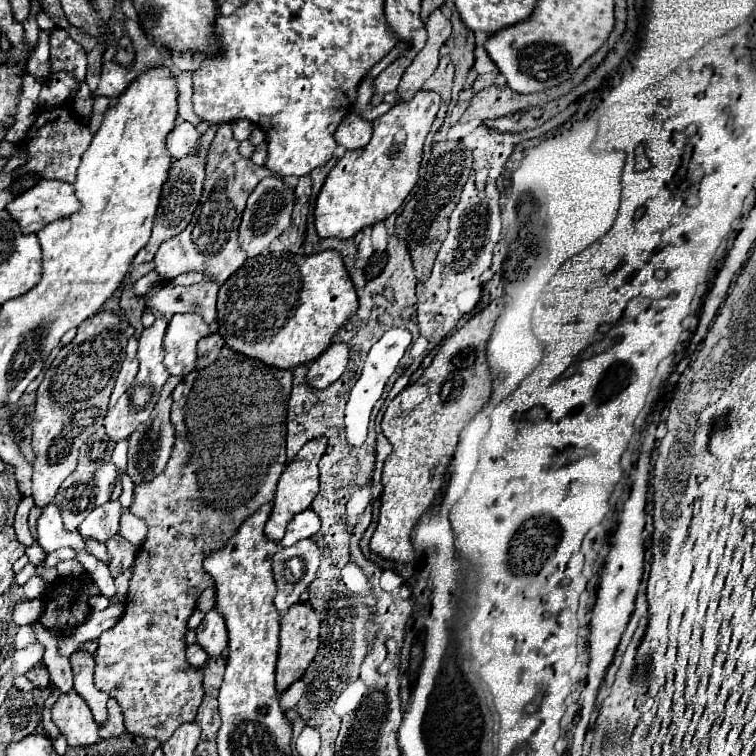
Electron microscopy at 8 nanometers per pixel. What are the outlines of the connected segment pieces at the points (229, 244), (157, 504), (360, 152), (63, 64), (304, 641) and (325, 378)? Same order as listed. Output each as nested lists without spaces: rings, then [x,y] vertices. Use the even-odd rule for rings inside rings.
[[[219,125],[217,135],[207,151],[207,177],[201,203],[197,205],[197,211],[187,229],[161,243],[153,259],[155,271],[161,275],[161,279],[171,281],[181,273],[201,271],[205,277],[215,279],[217,283],[225,283],[245,263],[247,255],[237,243],[237,227],[241,223],[247,197],[263,177],[273,177],[277,173],[269,171],[267,167],[255,167],[249,159],[239,155],[237,147],[239,143],[233,139],[231,125]]]
[[[213,333],[205,339],[199,341],[199,357],[197,357],[197,367],[195,371],[191,371],[187,377],[183,377],[183,381],[177,385],[177,389],[173,391],[173,409],[171,409],[171,421],[175,425],[175,447],[171,453],[171,459],[167,463],[167,469],[157,475],[151,483],[143,483],[135,487],[135,501],[131,505],[131,513],[137,515],[139,519],[143,519],[149,525],[149,533],[145,543],[139,547],[137,559],[133,561],[133,577],[131,577],[131,585],[129,585],[129,593],[127,593],[127,603],[125,603],[125,613],[123,617],[107,631],[103,631],[103,635],[99,637],[99,649],[97,649],[97,665],[95,665],[95,685],[99,691],[105,691],[109,697],[117,699],[117,703],[121,705],[123,717],[125,717],[125,727],[131,735],[141,735],[141,737],[155,737],[161,743],[167,741],[173,731],[183,725],[183,723],[191,723],[195,721],[197,709],[203,701],[203,671],[199,669],[191,669],[191,665],[185,661],[185,633],[187,633],[187,619],[191,617],[191,613],[195,611],[197,599],[199,595],[207,589],[213,587],[213,577],[209,573],[205,573],[203,569],[203,559],[205,555],[217,551],[219,547],[223,547],[227,543],[227,539],[239,529],[239,525],[253,515],[253,511],[257,511],[263,503],[271,501],[275,495],[275,485],[283,473],[283,463],[285,459],[285,433],[287,433],[287,403],[289,403],[289,393],[291,393],[291,383],[293,383],[293,373],[287,369],[275,369],[271,365],[263,365],[257,359],[249,359],[245,355],[235,353],[225,339],[219,333]]]
[[[419,91],[411,101],[397,103],[383,117],[373,121],[373,137],[369,145],[347,151],[329,171],[315,205],[315,227],[319,237],[351,239],[365,227],[385,221],[401,207],[405,197],[417,183],[423,161],[423,141],[439,111],[439,95]]]
[[[55,29],[51,33],[51,69],[59,71],[73,71],[79,79],[79,83],[85,81],[85,67],[87,67],[87,55],[81,45],[77,45],[67,31]]]
[[[295,603],[281,617],[281,639],[279,639],[279,659],[277,659],[277,691],[283,693],[289,685],[303,677],[309,663],[315,659],[319,649],[319,621],[317,613],[309,607],[309,603]]]
[[[335,343],[329,345],[317,359],[311,363],[307,373],[307,383],[315,389],[325,389],[333,381],[337,381],[349,361],[349,347],[347,343]]]

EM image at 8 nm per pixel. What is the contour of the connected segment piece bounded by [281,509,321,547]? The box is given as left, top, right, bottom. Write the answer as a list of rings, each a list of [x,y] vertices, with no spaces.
[[[305,509],[291,519],[291,523],[287,525],[287,533],[281,539],[281,545],[289,547],[301,539],[309,539],[311,535],[315,535],[319,531],[319,527],[321,527],[321,523],[319,523],[319,517],[315,515],[315,511]]]

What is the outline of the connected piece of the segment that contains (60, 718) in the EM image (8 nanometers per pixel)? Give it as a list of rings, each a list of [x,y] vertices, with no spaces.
[[[75,691],[59,695],[51,713],[53,723],[67,737],[69,747],[89,747],[99,741],[99,727],[93,721],[91,709]]]

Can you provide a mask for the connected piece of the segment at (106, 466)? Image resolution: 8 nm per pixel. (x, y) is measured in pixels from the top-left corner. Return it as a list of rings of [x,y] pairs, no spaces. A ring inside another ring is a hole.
[[[103,463],[95,471],[95,483],[97,483],[97,489],[99,489],[97,505],[103,505],[111,497],[111,491],[113,491],[113,483],[115,481],[117,481],[117,471],[115,471],[115,465],[113,463]]]

